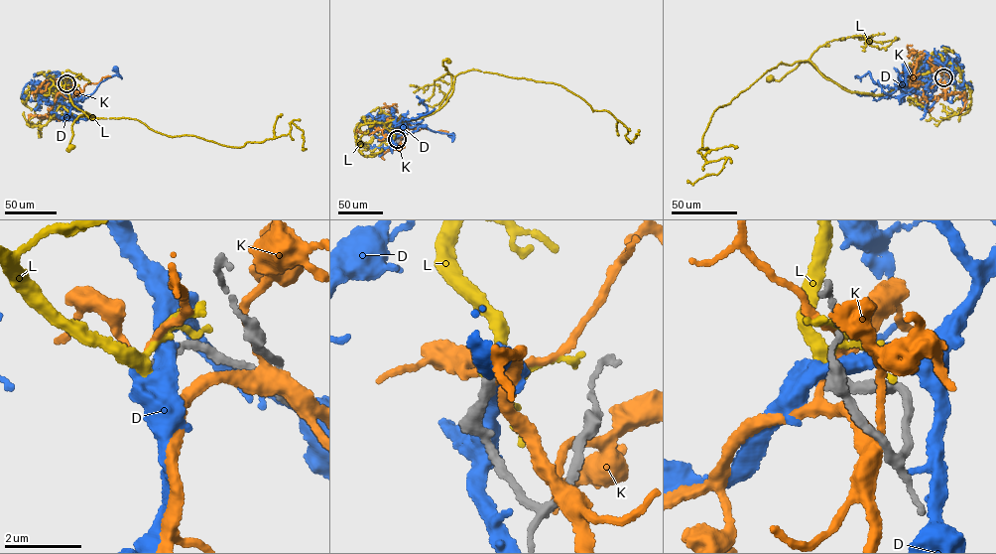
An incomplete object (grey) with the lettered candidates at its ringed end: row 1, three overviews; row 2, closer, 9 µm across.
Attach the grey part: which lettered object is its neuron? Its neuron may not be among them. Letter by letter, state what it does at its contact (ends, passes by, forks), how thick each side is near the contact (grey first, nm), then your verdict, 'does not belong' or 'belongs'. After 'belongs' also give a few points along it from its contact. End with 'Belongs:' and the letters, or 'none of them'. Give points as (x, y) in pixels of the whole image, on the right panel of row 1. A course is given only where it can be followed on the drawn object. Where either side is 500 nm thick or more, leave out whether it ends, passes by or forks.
D: calibres 320 and 500 nm; does not belong
K: it forks; calibres 360 and 150 nm; does not belong
L: it passes by; calibres 320 and 280 nm; does not belong
Belongs: none of them

